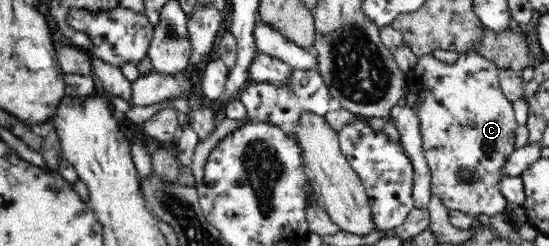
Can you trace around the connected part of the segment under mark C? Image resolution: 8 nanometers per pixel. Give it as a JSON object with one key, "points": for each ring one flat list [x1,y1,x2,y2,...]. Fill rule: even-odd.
{"points":[[468,51,461,54,454,64,446,64,446,60,438,60,432,55,422,56,406,78,408,89,417,93,420,103,416,110,421,125,422,148,432,175,431,194,438,196,449,209,472,216,487,214,490,218,498,212,506,212,505,208,510,205,501,193,500,183,505,162,516,149,515,131,519,124,513,104,506,99,500,87,499,70,479,52],[461,171,478,175,476,182,463,182]]}

